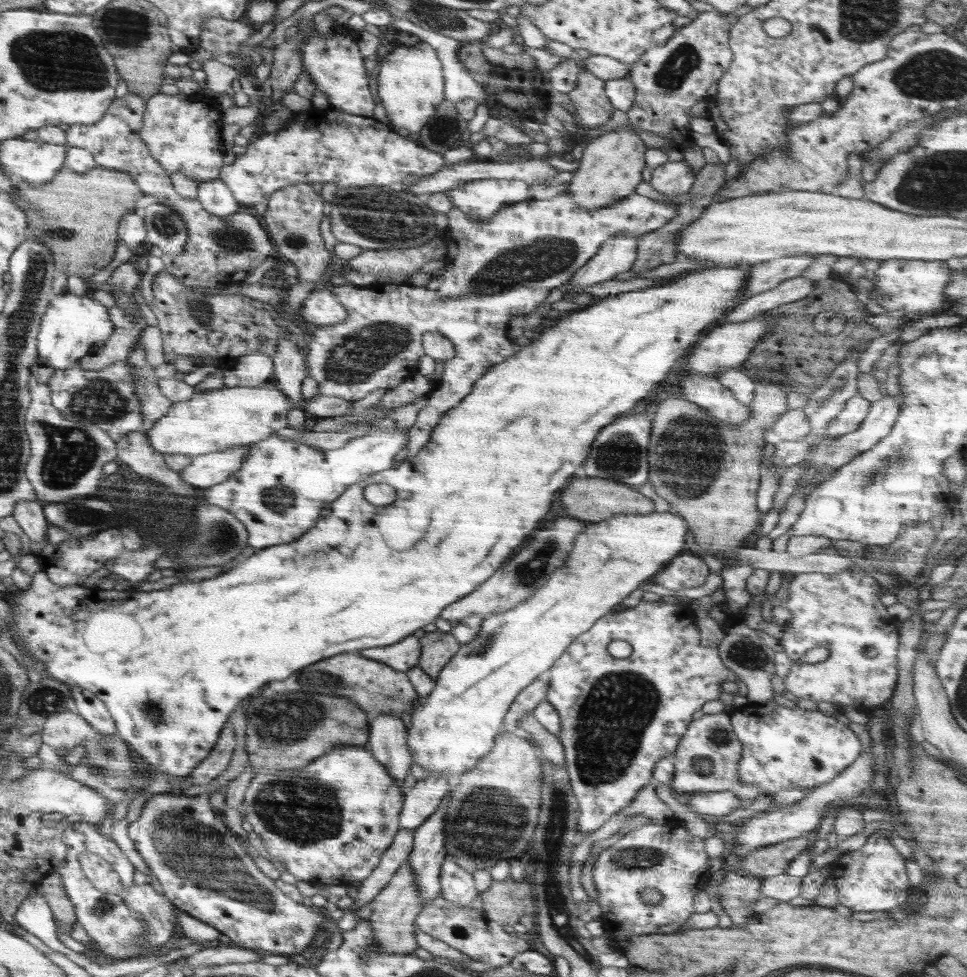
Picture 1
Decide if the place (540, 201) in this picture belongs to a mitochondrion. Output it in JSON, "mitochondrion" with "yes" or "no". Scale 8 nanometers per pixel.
{"mitochondrion":"no"}

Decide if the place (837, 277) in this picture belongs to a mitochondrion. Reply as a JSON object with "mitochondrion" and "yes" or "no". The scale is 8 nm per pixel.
{"mitochondrion":"no"}

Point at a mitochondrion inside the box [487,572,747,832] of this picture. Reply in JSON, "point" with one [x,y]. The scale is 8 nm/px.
{"point":[605,743]}

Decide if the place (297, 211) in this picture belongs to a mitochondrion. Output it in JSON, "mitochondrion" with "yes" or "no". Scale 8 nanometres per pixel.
{"mitochondrion":"no"}

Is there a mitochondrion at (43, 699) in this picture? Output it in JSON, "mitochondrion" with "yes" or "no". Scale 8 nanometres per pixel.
{"mitochondrion":"yes"}

